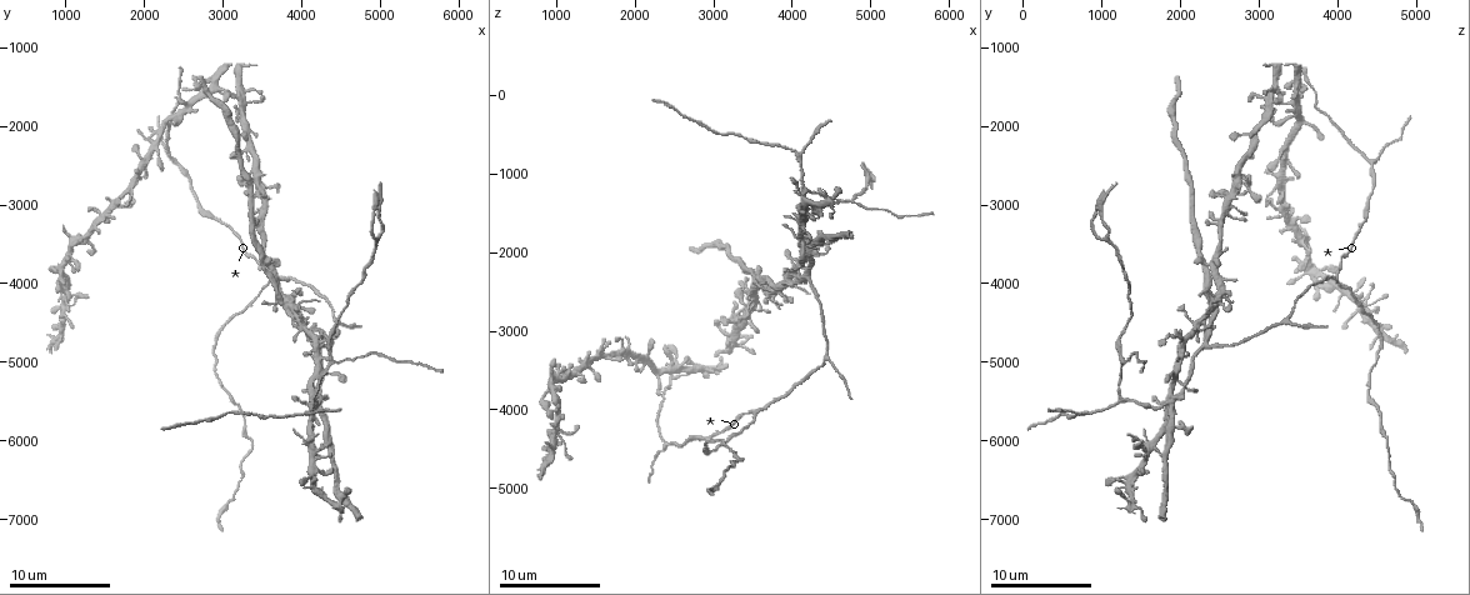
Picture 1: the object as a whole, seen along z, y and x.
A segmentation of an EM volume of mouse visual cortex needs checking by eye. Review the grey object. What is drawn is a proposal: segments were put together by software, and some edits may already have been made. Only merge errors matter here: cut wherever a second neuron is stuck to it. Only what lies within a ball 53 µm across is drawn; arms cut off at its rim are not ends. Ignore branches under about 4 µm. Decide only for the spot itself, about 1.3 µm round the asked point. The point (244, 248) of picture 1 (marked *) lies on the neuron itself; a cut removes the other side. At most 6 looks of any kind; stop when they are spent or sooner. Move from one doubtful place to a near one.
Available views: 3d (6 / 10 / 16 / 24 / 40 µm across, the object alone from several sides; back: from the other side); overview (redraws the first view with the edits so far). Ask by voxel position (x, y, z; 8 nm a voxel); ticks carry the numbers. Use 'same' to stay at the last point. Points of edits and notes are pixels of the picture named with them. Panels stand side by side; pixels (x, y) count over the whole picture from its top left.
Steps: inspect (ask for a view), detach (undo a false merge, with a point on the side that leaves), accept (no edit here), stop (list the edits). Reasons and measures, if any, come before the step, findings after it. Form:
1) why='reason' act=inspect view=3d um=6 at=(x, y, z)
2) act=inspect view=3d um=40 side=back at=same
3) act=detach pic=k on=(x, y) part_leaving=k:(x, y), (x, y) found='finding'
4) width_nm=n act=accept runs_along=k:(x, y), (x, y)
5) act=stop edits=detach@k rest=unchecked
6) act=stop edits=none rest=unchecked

why='three-way junction' act=inspect view=3d um=16 at=(2400, 2450, 4450)

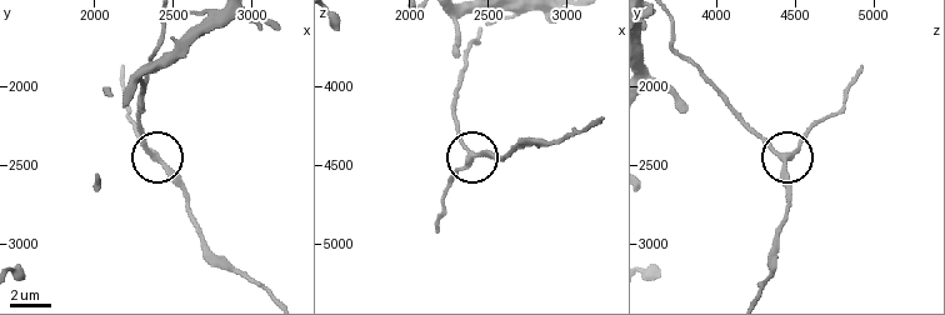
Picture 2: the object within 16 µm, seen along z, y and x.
side_arm_um=7 arms=3 act=accept found='one neuron here'

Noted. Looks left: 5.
why='arms part here' act=inspect view=3d um=16 at=(3600, 3900, 4000)

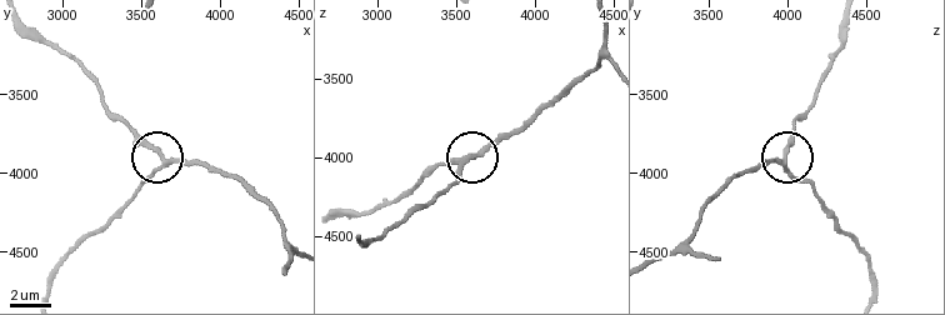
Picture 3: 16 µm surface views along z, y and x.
why='other side' act=inspect view=3d um=16 side=back at=(3640, 3940, 3980)

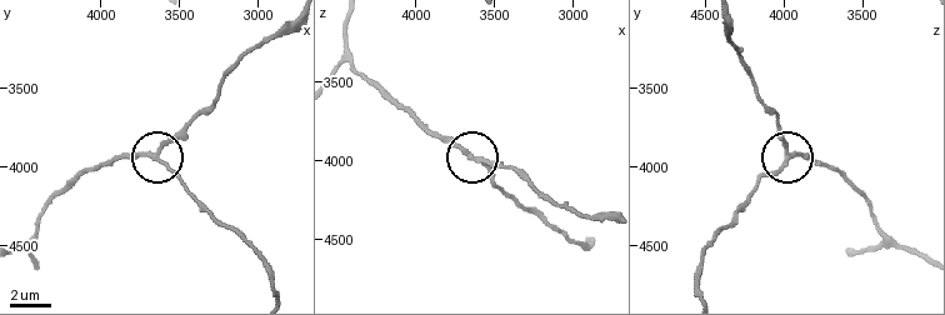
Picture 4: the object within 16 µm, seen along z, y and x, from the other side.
arms=3 act=accept runs_along=4:(530, 186), (511, 170), (474, 158), (510, 196) found='all the same neuron'

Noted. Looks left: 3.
why='small branch off a trunk' act=inspect view=3d um=6 at=(4400, 5000, 1250)

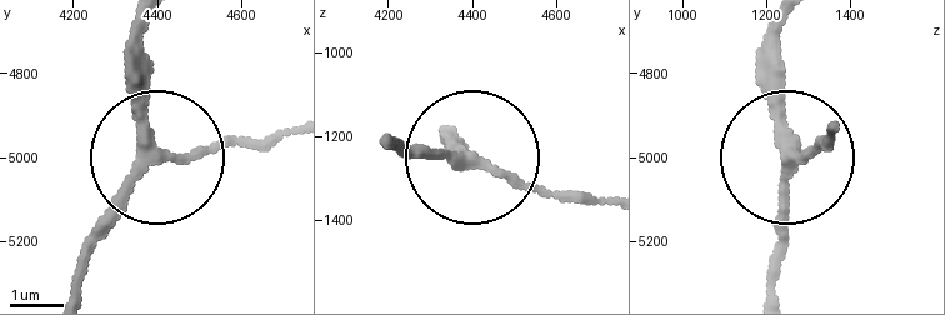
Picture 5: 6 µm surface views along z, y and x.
act=accept runs_along=5:(384, 136), (594, 200) found='continuous, no second neuron'

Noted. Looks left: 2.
act=stop edits=none rest=unchecked

